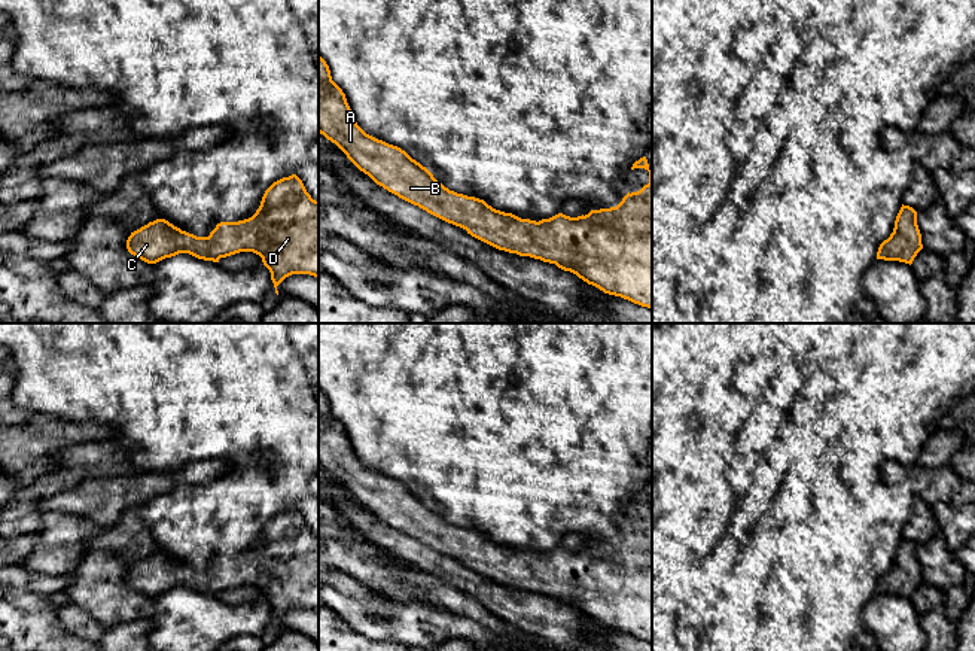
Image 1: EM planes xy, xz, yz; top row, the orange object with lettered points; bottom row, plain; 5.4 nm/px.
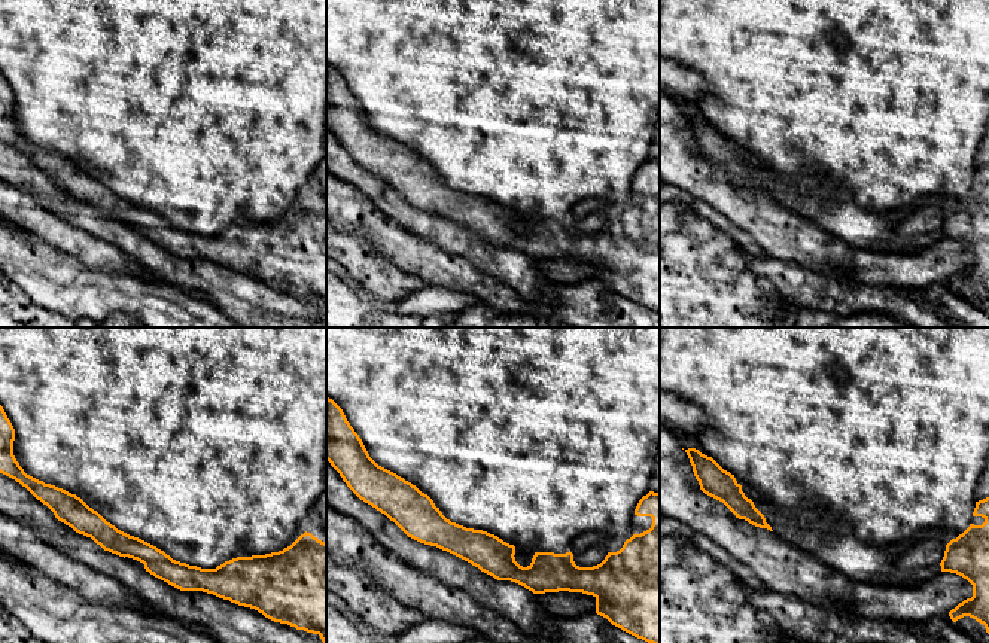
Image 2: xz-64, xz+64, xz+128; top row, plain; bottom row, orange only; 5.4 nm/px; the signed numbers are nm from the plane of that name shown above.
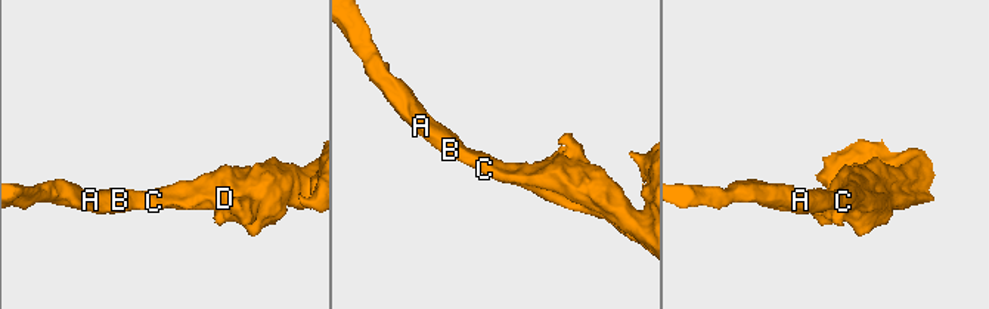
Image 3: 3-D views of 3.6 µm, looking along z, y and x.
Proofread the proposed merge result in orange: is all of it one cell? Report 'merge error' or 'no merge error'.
no merge error

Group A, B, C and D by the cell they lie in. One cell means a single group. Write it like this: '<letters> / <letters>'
A B C D

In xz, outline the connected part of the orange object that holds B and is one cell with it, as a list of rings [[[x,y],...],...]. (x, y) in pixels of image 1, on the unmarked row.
[[[319,389],[319,466],[377,518],[427,547],[460,560],[472,571],[509,587],[555,597],[603,624],[652,644],[652,508],[646,490],[631,501],[649,505],[649,517],[628,526],[616,541],[570,551],[558,547],[539,556],[493,542],[484,533],[450,524],[405,484],[366,468],[354,454],[342,423]]]

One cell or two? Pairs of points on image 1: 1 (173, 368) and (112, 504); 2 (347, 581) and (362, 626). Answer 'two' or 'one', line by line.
1: two
2: two

